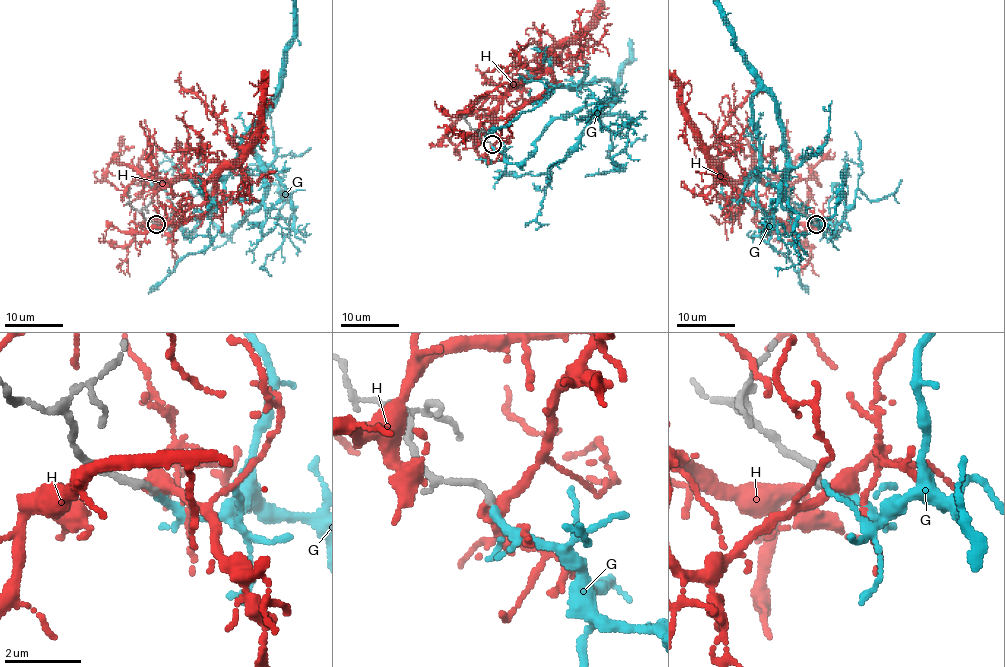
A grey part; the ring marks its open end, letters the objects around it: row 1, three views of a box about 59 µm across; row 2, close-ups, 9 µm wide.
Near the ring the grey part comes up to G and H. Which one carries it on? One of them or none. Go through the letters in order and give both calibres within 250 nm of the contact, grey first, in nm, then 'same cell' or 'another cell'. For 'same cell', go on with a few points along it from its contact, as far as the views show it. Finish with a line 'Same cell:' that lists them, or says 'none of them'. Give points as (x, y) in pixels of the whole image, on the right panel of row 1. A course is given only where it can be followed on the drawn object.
G: 170/140 nm | same cell
H: 170/300 nm | another cell
Same cell: G

